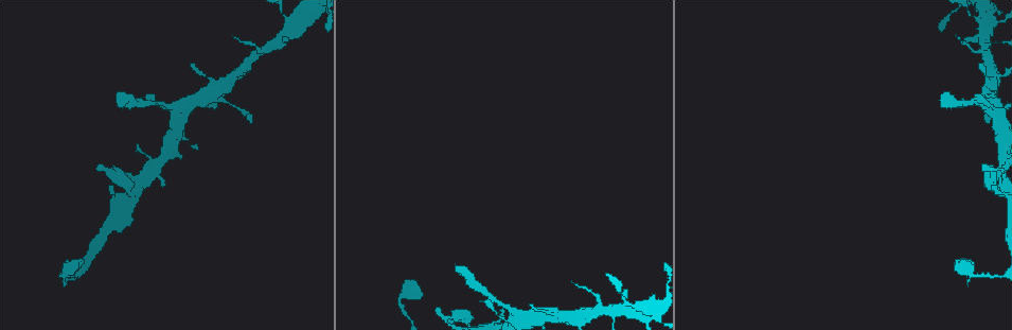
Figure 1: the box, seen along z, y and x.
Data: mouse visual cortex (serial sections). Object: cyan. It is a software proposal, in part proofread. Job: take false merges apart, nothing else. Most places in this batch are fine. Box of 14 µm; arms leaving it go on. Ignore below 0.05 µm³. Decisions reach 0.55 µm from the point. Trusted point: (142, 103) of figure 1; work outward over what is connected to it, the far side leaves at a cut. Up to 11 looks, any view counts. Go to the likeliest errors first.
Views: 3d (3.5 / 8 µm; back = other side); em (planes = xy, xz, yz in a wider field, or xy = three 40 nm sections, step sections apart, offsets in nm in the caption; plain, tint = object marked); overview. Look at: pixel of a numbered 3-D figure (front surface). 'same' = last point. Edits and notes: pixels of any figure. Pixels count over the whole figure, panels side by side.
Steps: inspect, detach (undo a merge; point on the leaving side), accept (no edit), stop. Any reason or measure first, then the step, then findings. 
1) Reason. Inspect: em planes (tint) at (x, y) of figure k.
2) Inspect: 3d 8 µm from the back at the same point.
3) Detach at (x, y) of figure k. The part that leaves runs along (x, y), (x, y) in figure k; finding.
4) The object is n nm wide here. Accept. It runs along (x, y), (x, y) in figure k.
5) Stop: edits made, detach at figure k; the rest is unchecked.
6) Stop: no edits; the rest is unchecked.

Sharp bend. Inspect: em xy step 3 (tint) at (990, 91) of figure 1.

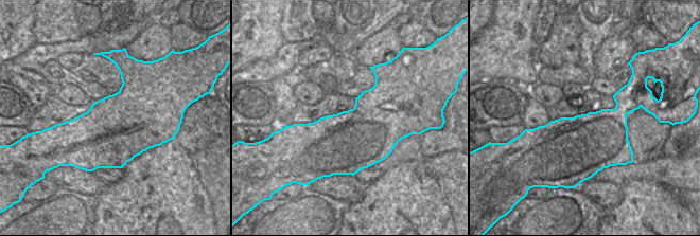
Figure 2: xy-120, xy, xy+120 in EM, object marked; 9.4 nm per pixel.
Wider look. Inspect: 3d 3.5 µm at the same point.

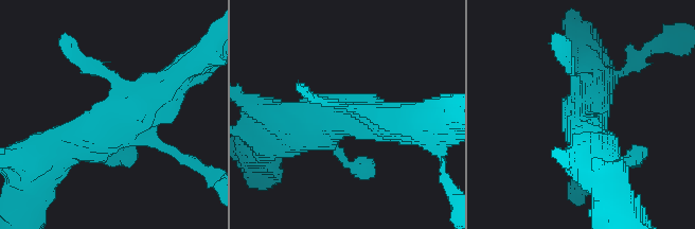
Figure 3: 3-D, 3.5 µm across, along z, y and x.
Accept. It runs along (53, 152), (112, 131), (167, 83) in figure 3; one cell here.

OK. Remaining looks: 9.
Inspect: 3d 8 µm at (274, 44) of figure 1.

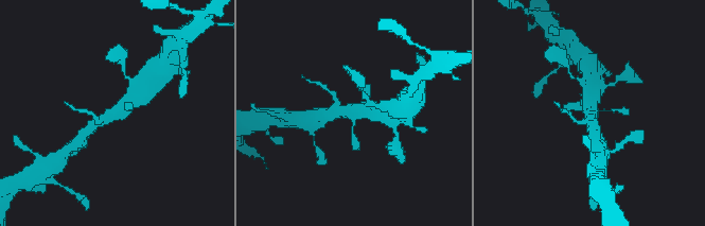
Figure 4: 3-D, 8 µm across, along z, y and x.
4 arms meet here; the arms are 150, 200, 350, 500 nm wide; need the tissue. Inspect: em xy step 3 (tint) at (594, 115) of figure 4.

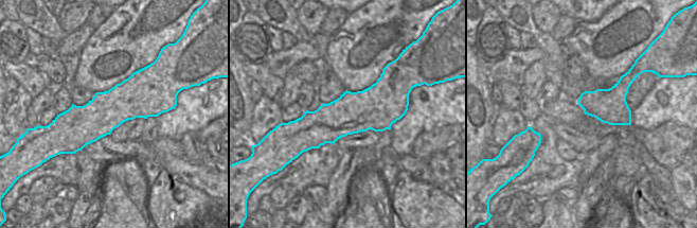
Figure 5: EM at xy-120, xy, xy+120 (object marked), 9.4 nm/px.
Accept. It runs along (91, 127), (121, 114), (142, 94) in figure 4; all the same cell.

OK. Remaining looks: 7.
Sharp bend. Inspect: 3d 3.5 µm at (125, 103) of figure 1.

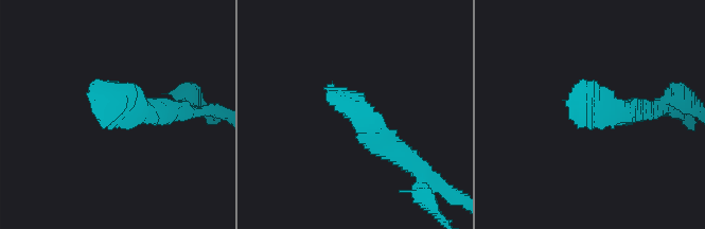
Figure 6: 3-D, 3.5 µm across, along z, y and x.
Accept. It runs along (403, 156), (367, 126), (341, 95) in figure 6; all the same cell.

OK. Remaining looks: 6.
Small branch off a trunk. Inspect: 3d 3.5 µm at (308, 11) of figure 1.

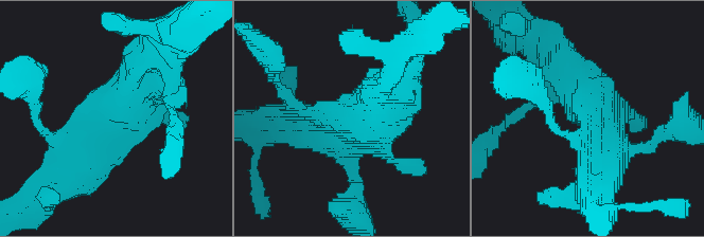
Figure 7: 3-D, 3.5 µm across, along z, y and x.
Inspect: em xy step 5 (tint) at (598, 126) of figure 7.

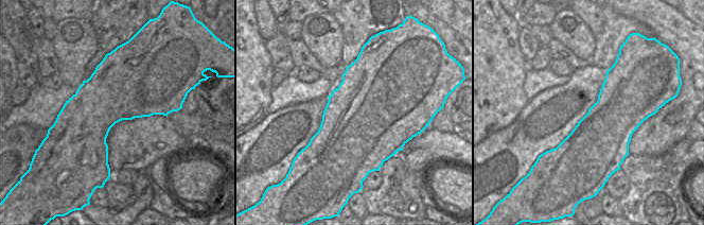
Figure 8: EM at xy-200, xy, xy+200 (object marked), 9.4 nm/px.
The object is 850 nm wide here. Accept. It runs along (72, 177), (134, 95), (163, 86) in figure 7; one cell here.

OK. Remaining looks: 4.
Stop: no edits; the rest is unchecked.

